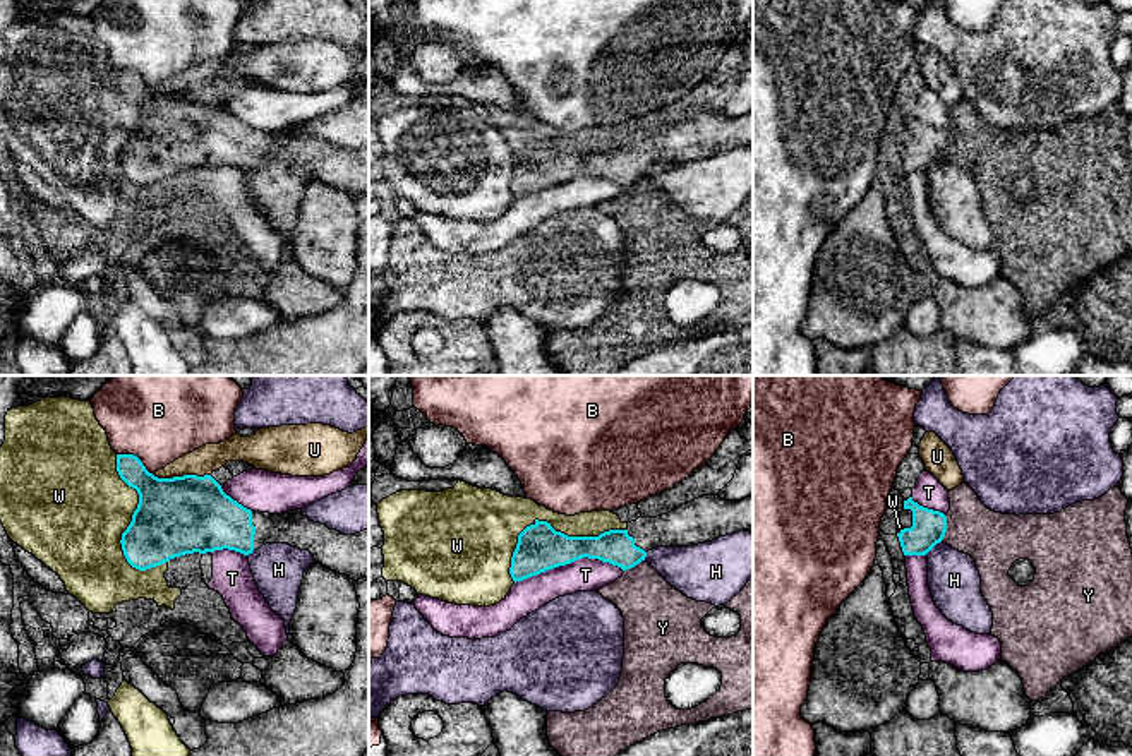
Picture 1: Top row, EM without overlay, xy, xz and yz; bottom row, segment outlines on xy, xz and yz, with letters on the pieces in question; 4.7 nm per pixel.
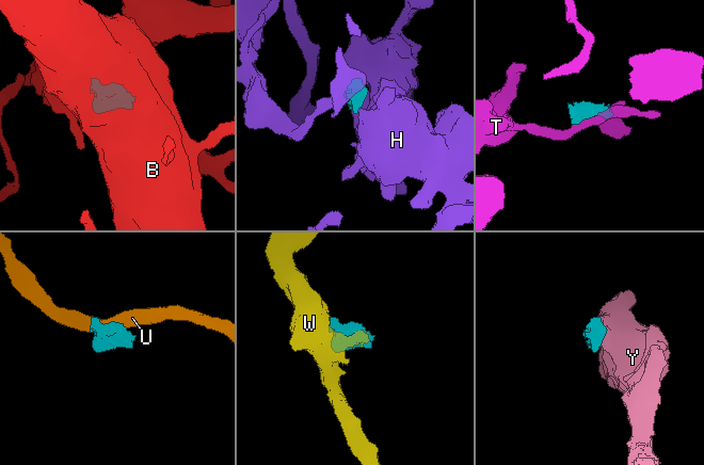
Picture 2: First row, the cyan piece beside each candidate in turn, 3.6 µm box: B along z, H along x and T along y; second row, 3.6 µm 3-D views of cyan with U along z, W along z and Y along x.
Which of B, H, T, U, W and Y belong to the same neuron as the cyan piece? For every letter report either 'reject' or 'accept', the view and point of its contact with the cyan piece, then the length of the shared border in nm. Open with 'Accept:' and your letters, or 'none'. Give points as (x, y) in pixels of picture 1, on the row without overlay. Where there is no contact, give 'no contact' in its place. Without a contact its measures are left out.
Accept: none
B: reject; meets cyan in xy at (136, 72); contact 190 nm long
H: reject; meets cyan in yz at (932, 163); contact 100 nm long
T: reject; meets cyan in xz at (568, 179); contact 500 nm long
U: reject; meets cyan in xy at (180, 93); contact 280 nm long
W: reject; meets cyan in xz at (553, 144); contact 600 nm long
Y: reject; meets cyan in yz at (945, 144); contact 130 nm long

